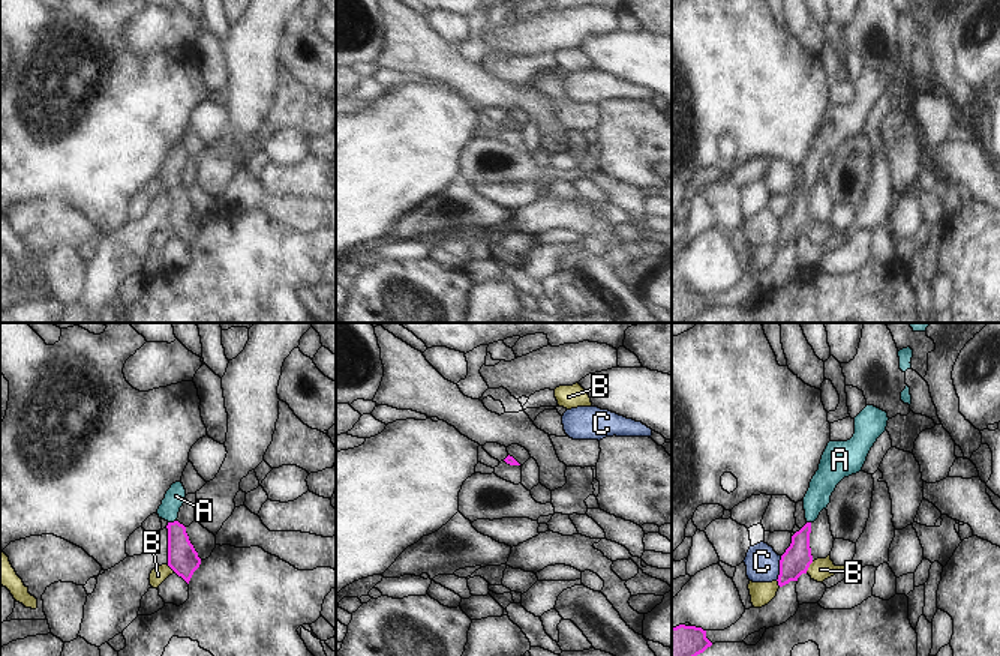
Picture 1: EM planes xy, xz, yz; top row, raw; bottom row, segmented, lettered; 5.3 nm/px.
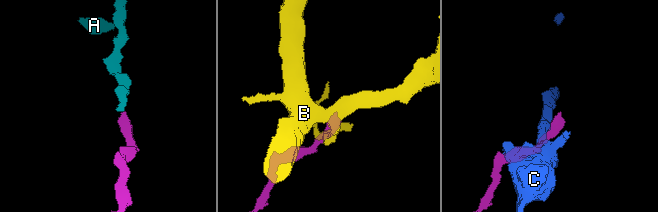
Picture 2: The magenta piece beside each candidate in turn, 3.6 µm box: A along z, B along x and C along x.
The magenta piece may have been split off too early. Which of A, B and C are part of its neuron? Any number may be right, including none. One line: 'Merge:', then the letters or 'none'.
Merge: A

